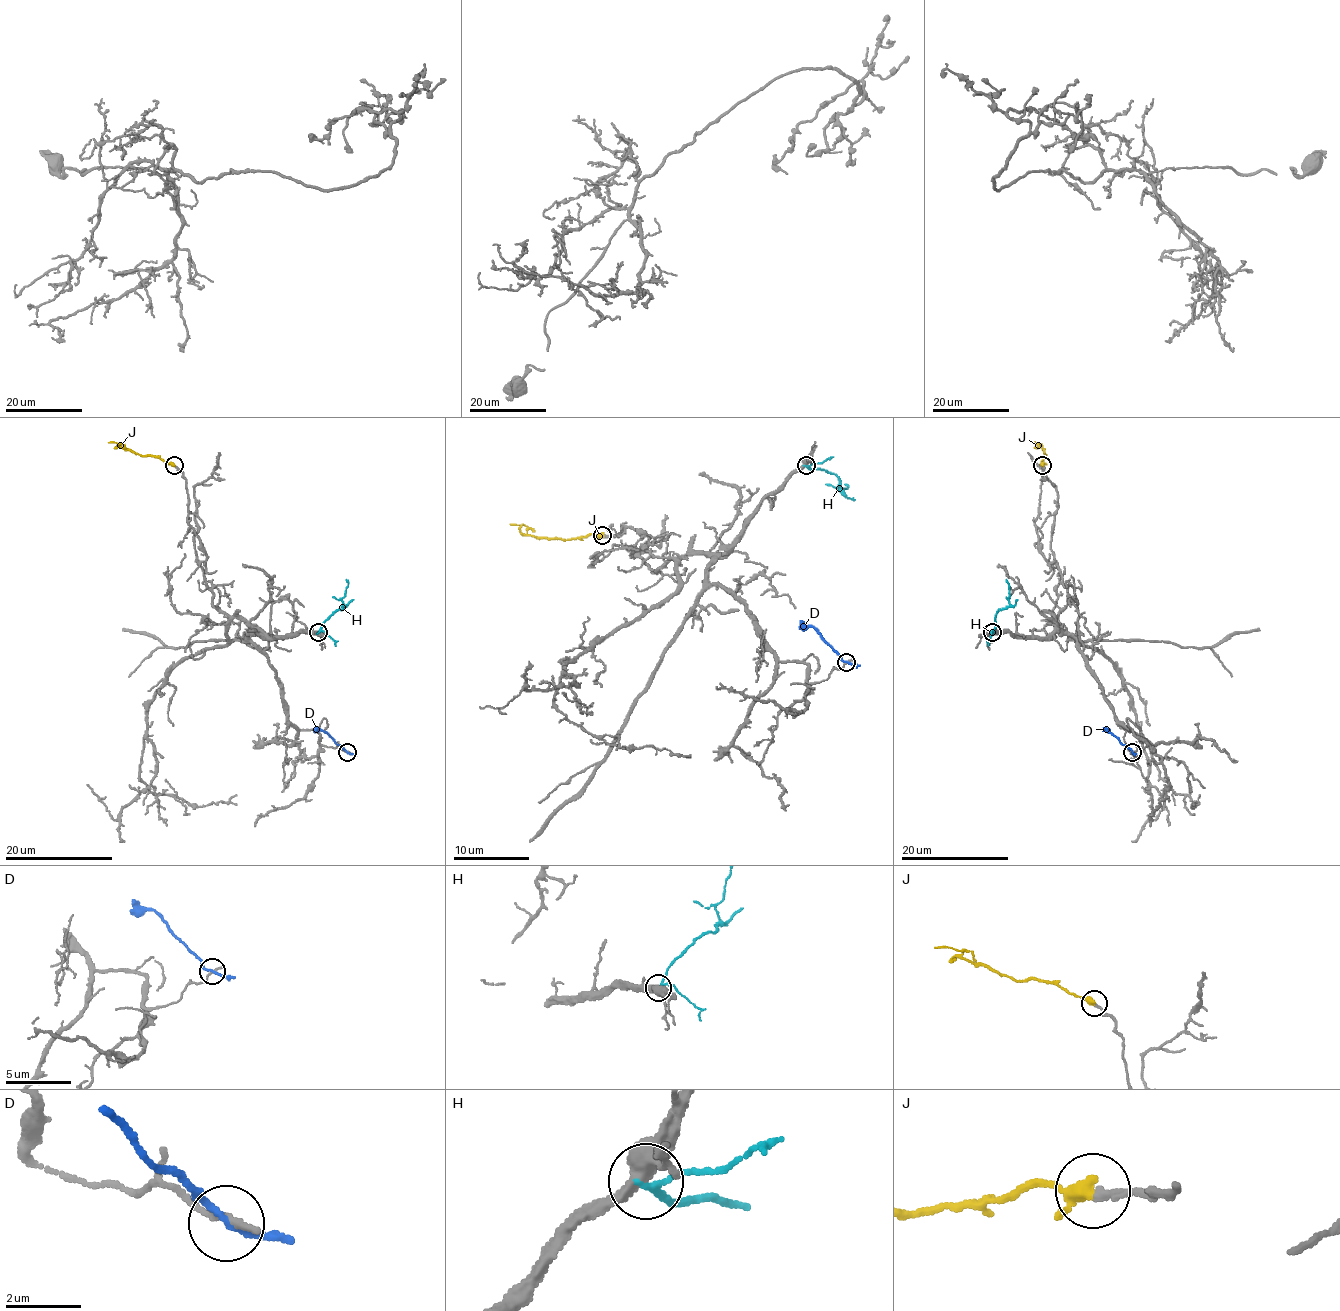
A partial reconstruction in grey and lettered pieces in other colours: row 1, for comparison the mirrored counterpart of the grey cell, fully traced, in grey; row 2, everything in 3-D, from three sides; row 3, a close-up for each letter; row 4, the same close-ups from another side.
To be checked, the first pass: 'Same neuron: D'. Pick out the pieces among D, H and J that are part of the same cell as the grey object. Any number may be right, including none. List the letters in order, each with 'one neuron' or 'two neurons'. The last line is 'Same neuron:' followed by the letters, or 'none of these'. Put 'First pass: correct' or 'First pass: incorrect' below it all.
D: two neurons
H: two neurons
J: one neuron
Same neuron: J
First pass: incorrect

